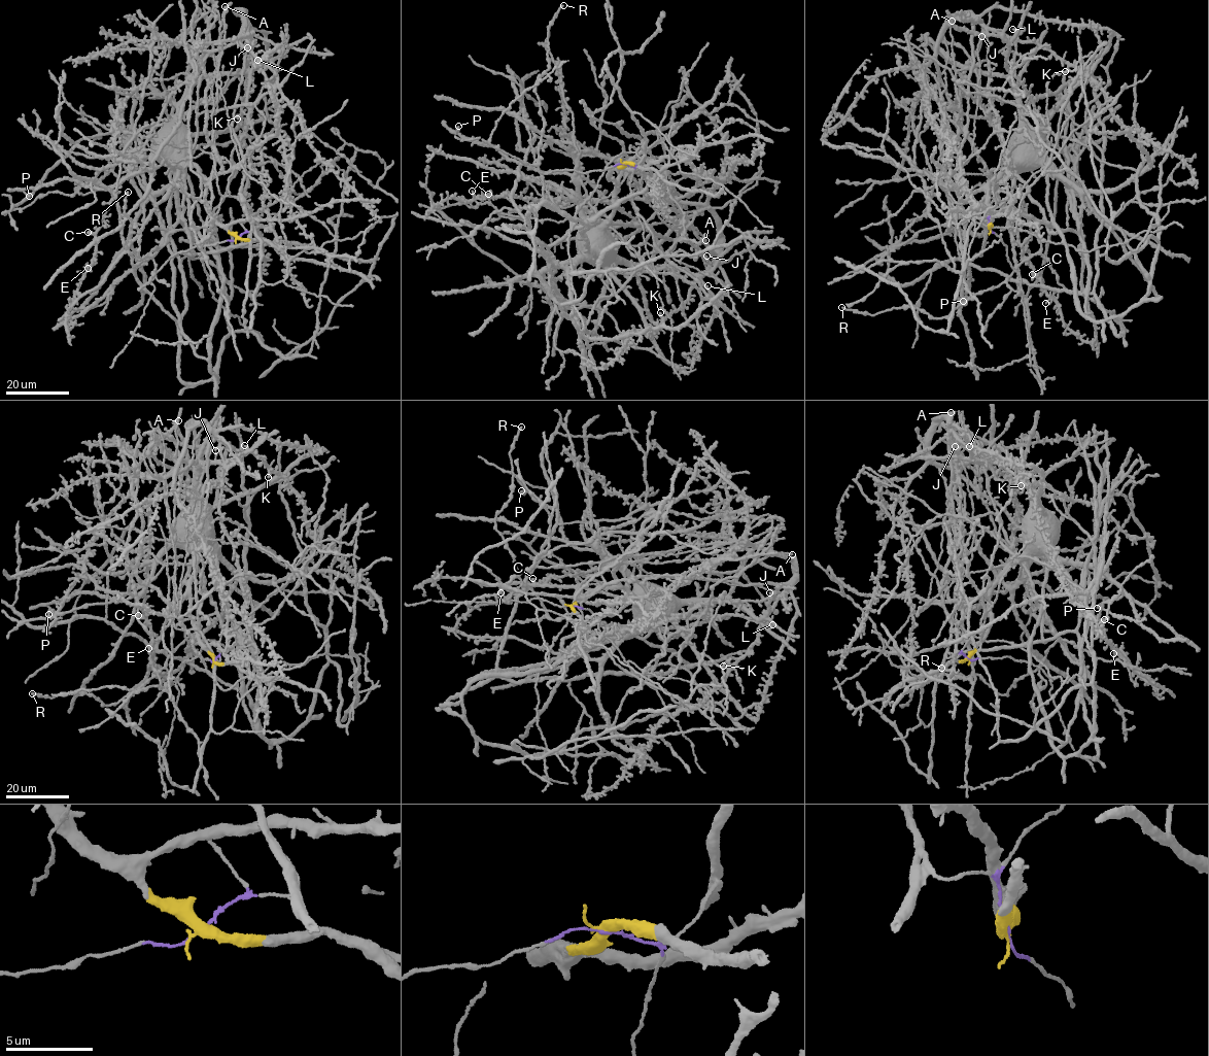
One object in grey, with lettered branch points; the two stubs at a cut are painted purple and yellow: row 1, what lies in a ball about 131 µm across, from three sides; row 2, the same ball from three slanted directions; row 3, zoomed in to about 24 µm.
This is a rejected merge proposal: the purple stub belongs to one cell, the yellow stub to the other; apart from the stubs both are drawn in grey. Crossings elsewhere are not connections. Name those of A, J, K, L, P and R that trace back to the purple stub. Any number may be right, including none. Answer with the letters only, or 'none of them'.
J, K

